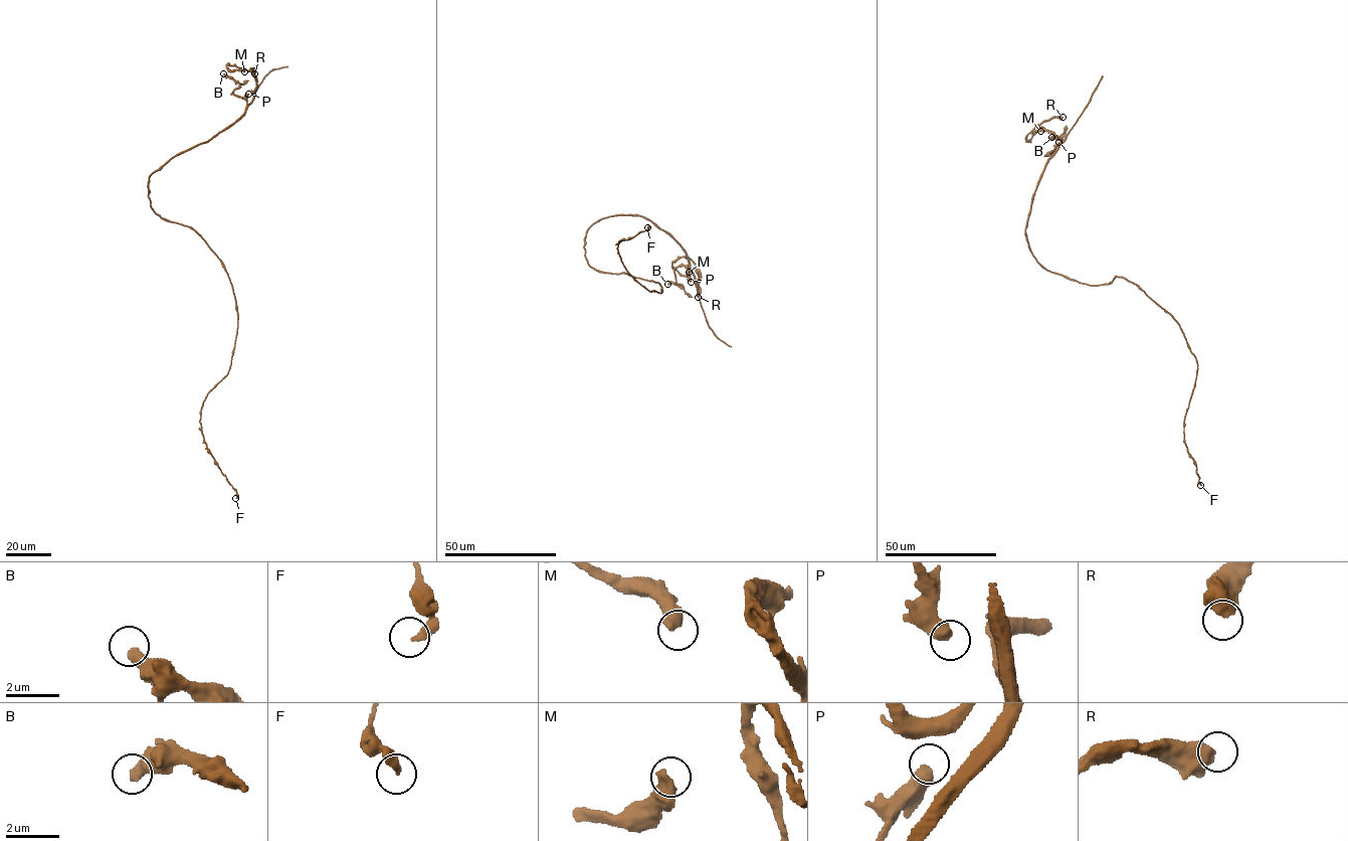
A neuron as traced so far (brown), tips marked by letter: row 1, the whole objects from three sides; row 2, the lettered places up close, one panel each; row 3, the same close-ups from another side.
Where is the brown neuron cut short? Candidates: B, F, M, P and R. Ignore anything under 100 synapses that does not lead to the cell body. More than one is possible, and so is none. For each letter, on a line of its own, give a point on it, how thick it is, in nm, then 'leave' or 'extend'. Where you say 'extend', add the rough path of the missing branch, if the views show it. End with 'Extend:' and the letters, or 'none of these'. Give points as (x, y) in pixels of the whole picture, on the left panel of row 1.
B: (223, 73) | 440 nm | leave
F: (235, 498) | 280 nm | leave
M: (244, 71) | 500 nm | leave
P: (248, 94) | 550 nm | leave
R: (254, 73) | 600 nm | leave
Extend: none of these

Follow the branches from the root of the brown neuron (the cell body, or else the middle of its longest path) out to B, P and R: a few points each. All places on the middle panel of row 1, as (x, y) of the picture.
B: (608, 273), (588, 265), (586, 231), (636, 214), (687, 255), (689, 267), (675, 270), (683, 287), (667, 284)
P: (608, 273), (588, 265), (586, 231), (603, 218), (636, 214), (679, 244), (691, 282)
R: (608, 273), (588, 265), (587, 228), (609, 216), (642, 216), (681, 246), (697, 289), (699, 268), (698, 297)

